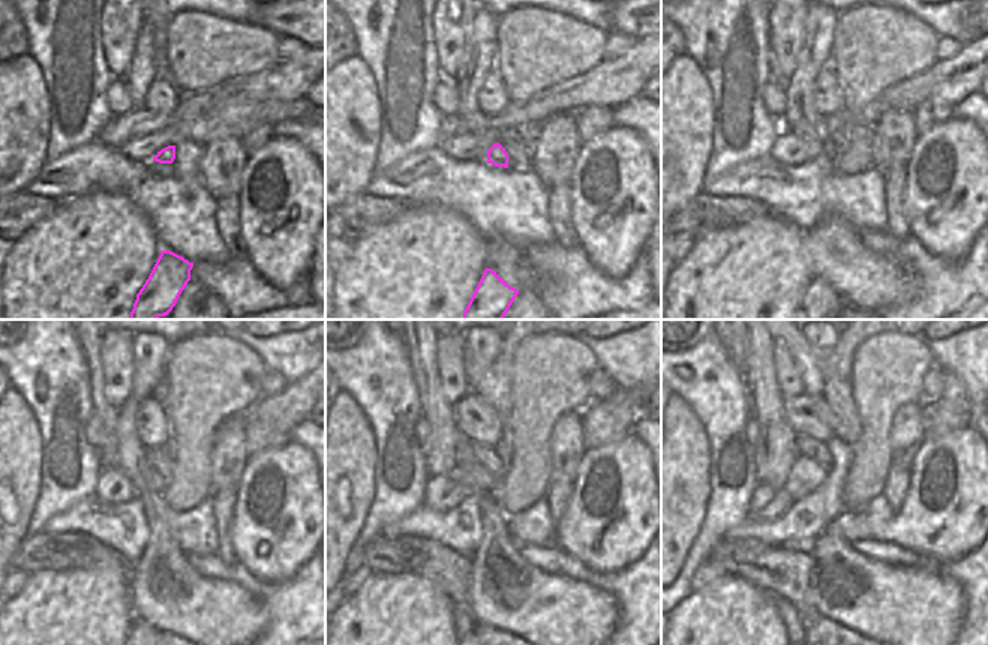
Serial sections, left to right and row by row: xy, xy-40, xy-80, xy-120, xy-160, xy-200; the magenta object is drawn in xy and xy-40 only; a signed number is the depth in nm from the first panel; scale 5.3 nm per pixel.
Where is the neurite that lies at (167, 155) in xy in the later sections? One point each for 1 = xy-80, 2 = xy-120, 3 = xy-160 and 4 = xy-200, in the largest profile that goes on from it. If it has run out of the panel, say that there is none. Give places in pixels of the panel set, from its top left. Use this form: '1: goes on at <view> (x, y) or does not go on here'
1: goes on at xy-80 (804, 132)
2: goes on at xy-120 (144, 483)
3: goes on at xy-160 (474, 479)
4: goes on at xy-200 (804, 476)

